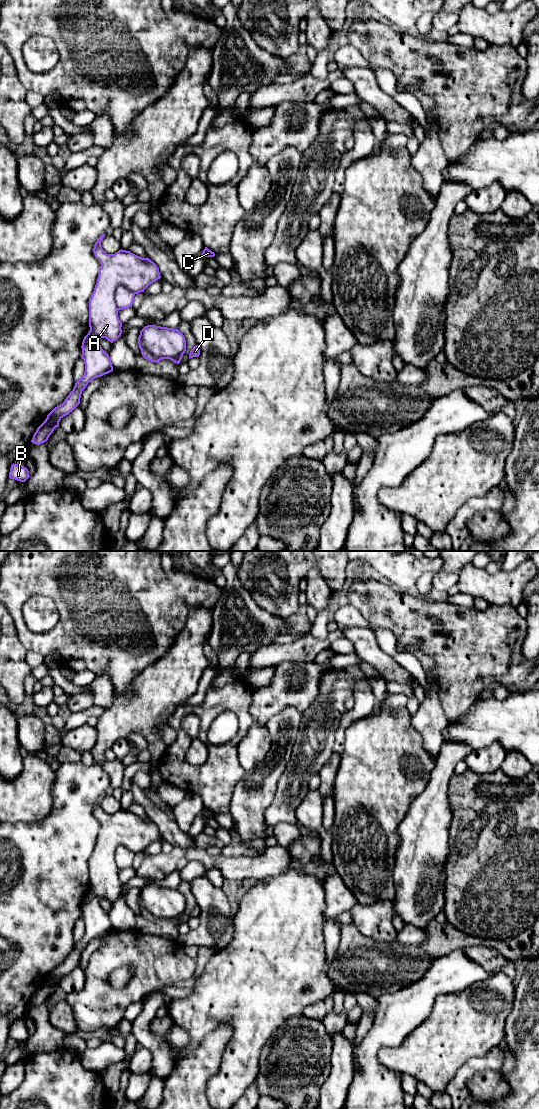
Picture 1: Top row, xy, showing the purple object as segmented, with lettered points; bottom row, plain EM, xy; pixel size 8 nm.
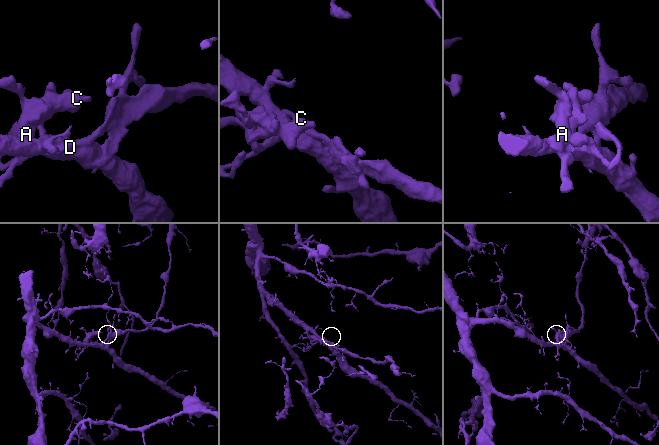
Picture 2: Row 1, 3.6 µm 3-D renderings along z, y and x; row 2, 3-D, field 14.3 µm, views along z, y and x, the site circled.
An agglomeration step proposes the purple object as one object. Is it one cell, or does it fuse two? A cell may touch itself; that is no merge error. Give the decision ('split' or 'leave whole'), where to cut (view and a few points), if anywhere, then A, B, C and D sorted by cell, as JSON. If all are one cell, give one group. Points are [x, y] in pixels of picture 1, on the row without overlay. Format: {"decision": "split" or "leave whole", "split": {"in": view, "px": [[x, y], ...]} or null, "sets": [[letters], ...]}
{"decision": "split", "split": {"in": "xy", "px": [[123, 845], [119, 845], [115, 849], [115, 865], [117, 870]]}, "sets": [["A", "C", "D"], ["B"]]}

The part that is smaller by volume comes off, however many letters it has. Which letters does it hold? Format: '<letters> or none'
A, C, D

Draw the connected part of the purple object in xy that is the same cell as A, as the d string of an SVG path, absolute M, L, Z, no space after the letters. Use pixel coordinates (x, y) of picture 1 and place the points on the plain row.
M98 801L93 813L101 826L89 860L89 887L98 899L106 898L113 903L122 894L115 849L124 846L138 854L161 836L157 825L148 817L142 818L122 809L115 814L107 814Z

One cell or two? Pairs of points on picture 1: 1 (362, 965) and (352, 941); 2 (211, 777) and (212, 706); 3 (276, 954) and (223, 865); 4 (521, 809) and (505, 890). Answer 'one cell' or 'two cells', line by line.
1: one cell
2: one cell
3: two cells
4: one cell

